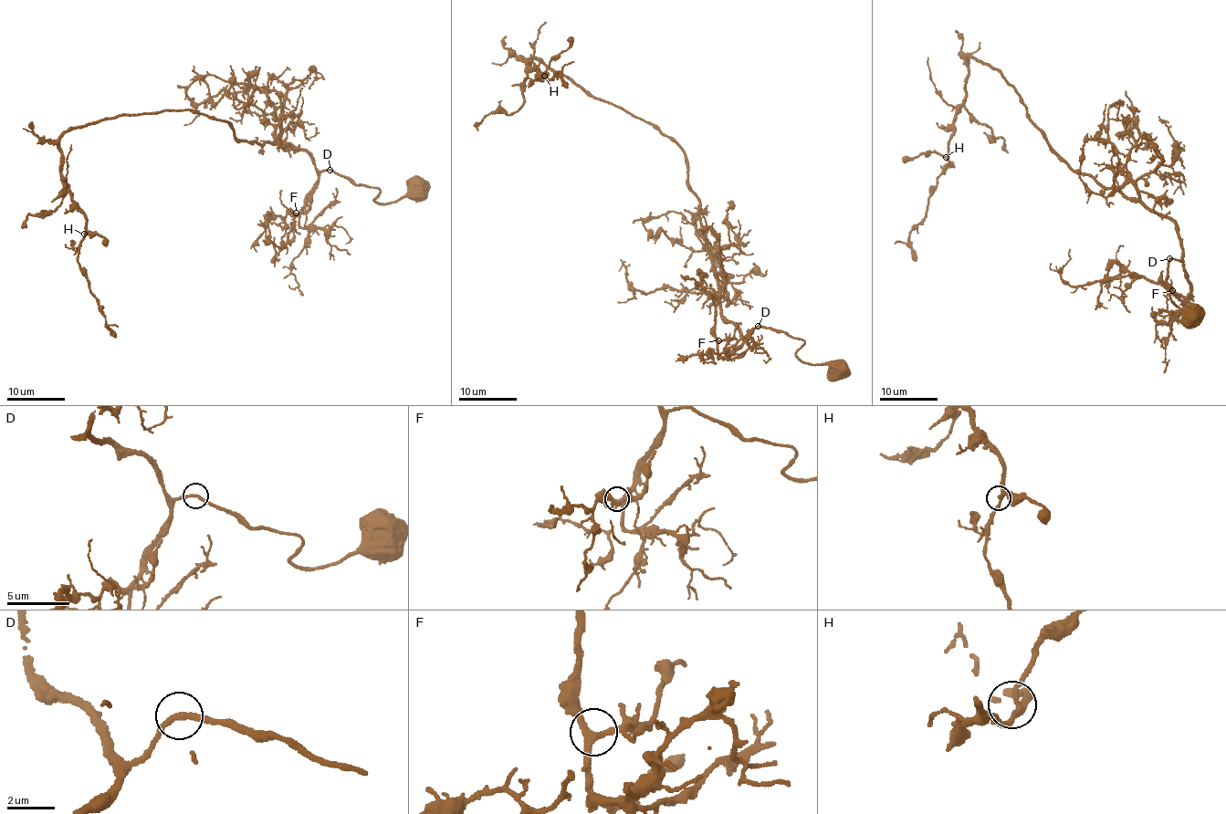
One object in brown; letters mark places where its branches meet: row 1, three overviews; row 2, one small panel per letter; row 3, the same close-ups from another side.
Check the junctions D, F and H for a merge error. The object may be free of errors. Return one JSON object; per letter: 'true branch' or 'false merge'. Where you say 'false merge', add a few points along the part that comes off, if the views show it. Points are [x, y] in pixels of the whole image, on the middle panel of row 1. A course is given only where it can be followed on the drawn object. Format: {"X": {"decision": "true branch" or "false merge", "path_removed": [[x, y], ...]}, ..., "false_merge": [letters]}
{"D": {"decision": "true branch"}, "F": {"decision": "true branch"}, "H": {"decision": "true branch"}, "false_merge": []}

